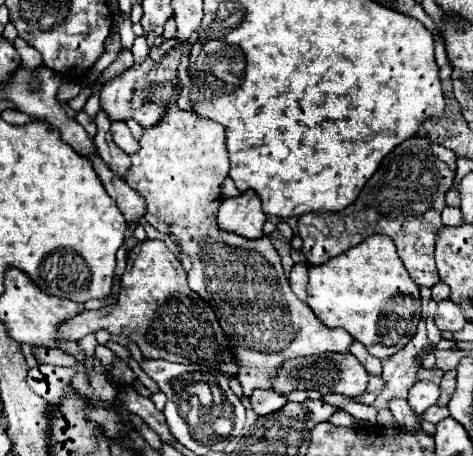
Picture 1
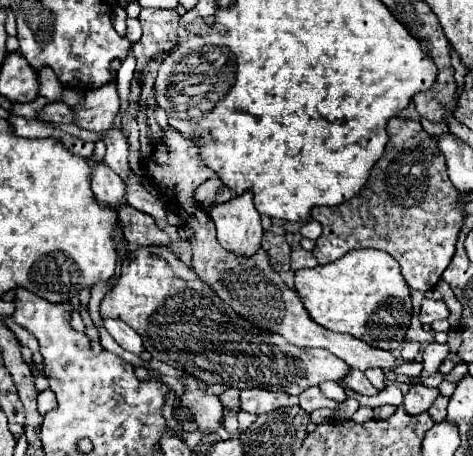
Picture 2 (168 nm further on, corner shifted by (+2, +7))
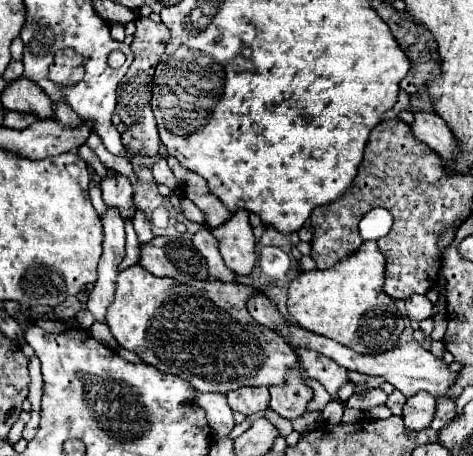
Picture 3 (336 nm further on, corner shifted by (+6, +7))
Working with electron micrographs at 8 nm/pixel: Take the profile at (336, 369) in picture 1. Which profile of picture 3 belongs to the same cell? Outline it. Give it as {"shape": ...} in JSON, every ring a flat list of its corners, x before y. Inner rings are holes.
{"shape":[[132,265,120,271,116,281,116,297,108,307,108,327,116,341,136,353,144,363,154,365,158,371,178,375,198,391,222,393,240,389,240,387,272,387,286,385,290,369,296,369,304,375,298,353,274,331,266,329,246,311,246,301,254,293,254,287,232,285,220,281,192,281,188,285,174,281,172,277,152,277,142,269,142,265]]}

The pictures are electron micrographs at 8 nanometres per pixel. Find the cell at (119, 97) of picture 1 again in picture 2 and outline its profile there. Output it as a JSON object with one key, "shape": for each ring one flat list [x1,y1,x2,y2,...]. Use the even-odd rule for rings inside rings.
{"shape":[[116,83,104,85,102,89,86,91,82,101,72,107,74,123,94,133,106,133,108,129,112,129,112,121,118,113,118,107,120,103]]}

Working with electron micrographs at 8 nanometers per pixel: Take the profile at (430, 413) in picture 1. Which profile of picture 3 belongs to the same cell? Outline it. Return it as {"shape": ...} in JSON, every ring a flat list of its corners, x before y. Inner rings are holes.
{"shape":[[438,401,436,403,436,413,434,413,434,421,430,423,432,429,440,431,448,421,452,421,456,417,456,405,454,401]]}

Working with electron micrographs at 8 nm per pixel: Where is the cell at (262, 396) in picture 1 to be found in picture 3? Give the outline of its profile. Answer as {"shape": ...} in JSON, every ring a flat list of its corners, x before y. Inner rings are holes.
{"shape":[[242,387,242,389,230,391,226,397,228,397,230,409,240,411,246,417,266,411,270,403,270,391,266,387]]}

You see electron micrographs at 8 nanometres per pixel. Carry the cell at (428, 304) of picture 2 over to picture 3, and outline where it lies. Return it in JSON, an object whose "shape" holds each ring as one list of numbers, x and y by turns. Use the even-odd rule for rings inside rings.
{"shape":[[412,295,406,299,406,311,408,311,408,317,416,323,420,323,422,319,428,319,432,317,432,303,428,301,426,295]]}

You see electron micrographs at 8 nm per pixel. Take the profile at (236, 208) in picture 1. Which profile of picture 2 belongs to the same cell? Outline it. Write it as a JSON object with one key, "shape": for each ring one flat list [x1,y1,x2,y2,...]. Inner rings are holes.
{"shape":[[250,193,210,207,208,213,216,223,218,241,226,251,242,257,258,253,258,249,262,247,262,225,260,213,256,211]]}

